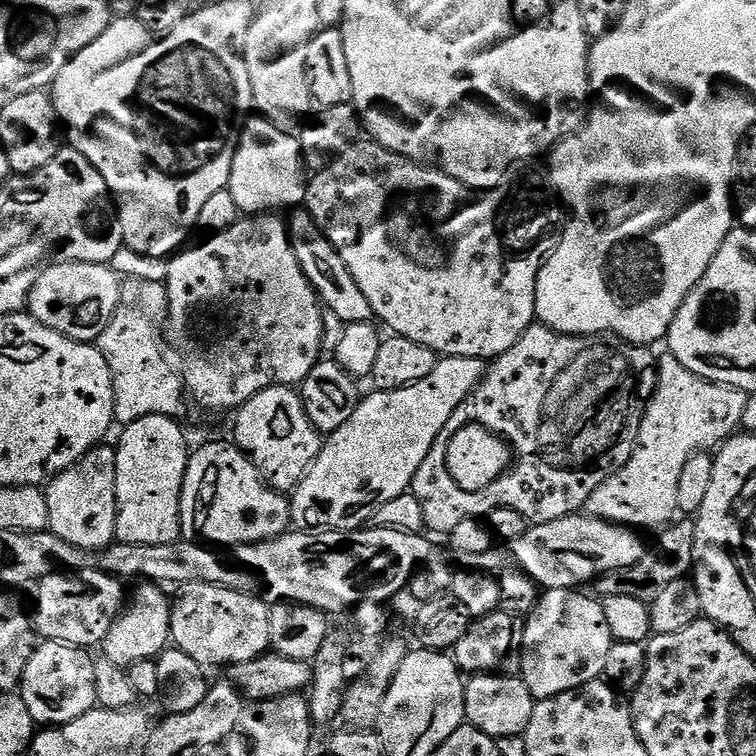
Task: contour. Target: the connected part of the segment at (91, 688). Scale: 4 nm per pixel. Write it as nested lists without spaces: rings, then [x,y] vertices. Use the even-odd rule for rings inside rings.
[[[44,640],[37,643],[34,654],[26,662],[26,670],[20,679],[18,695],[26,702],[26,710],[30,710],[30,718],[36,726],[55,726],[74,722],[74,718],[82,718],[91,708],[97,707],[96,683],[94,670],[96,660],[85,649],[75,648],[72,644],[64,644],[60,640]]]

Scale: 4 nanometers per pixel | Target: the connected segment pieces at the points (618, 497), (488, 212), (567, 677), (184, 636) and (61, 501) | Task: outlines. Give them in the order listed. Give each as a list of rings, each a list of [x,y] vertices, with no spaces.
[[[664,354],[664,357],[661,355],[656,370],[656,388],[644,405],[644,417],[634,450],[628,461],[613,476],[606,478],[606,482],[602,482],[602,486],[598,486],[594,494],[590,494],[586,505],[587,515],[608,520],[612,524],[626,524],[637,530],[659,529],[667,525],[678,512],[678,481],[682,475],[682,466],[686,466],[694,453],[712,450],[723,444],[741,427],[742,413],[746,410],[748,397],[749,393],[734,386],[716,384],[713,380],[686,370],[686,366],[682,366],[682,362],[678,362],[678,358],[670,354]]]
[[[357,142],[350,145],[321,172],[315,173],[308,180],[306,211],[323,230],[324,237],[332,243],[342,262],[346,262],[346,270],[350,270],[350,278],[358,282],[358,290],[362,290],[362,294],[366,294],[366,302],[370,302],[373,317],[385,329],[388,327],[389,333],[410,338],[410,342],[418,342],[418,346],[426,346],[440,358],[461,356],[491,362],[496,357],[506,354],[506,350],[510,350],[510,346],[514,346],[514,342],[518,342],[518,338],[522,338],[525,330],[536,320],[536,279],[540,273],[540,265],[547,260],[549,252],[555,248],[566,220],[565,209],[558,203],[558,197],[551,183],[544,181],[543,184],[540,180],[516,180],[513,184],[508,182],[498,188],[473,190],[467,188],[462,182],[450,178],[450,174],[439,172],[437,168],[418,164],[402,154],[394,154],[381,144],[367,143]]]
[[[571,588],[547,589],[524,621],[524,657],[520,663],[520,672],[532,699],[537,702],[566,690],[574,690],[591,680],[599,680],[606,670],[606,657],[614,643],[610,622],[606,622],[603,603],[599,599],[591,600],[582,593],[583,591]]]
[[[186,584],[183,585],[180,597],[175,597],[172,604],[171,643],[182,650],[182,654],[190,654],[194,662],[211,666],[224,664],[231,666],[257,660],[271,649],[270,642],[270,608],[259,596],[249,596],[233,588],[223,588],[217,584]]]
[[[104,447],[91,448],[74,466],[53,476],[44,492],[46,506],[50,506],[50,531],[89,550],[109,548],[116,540],[116,450]]]

